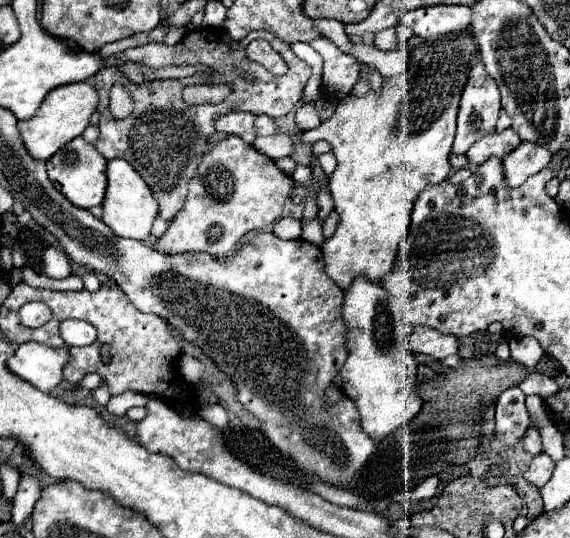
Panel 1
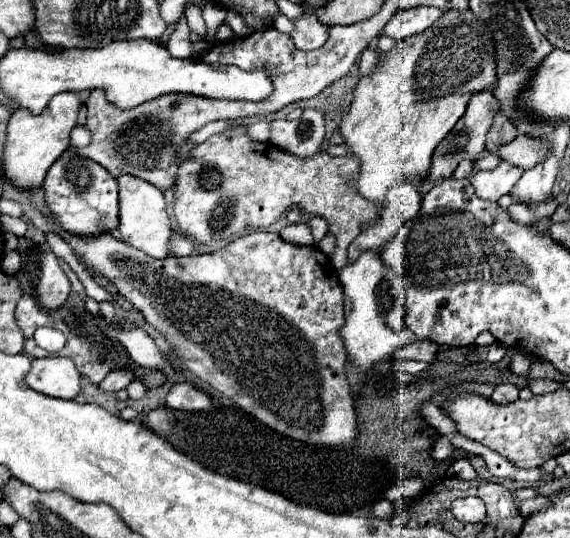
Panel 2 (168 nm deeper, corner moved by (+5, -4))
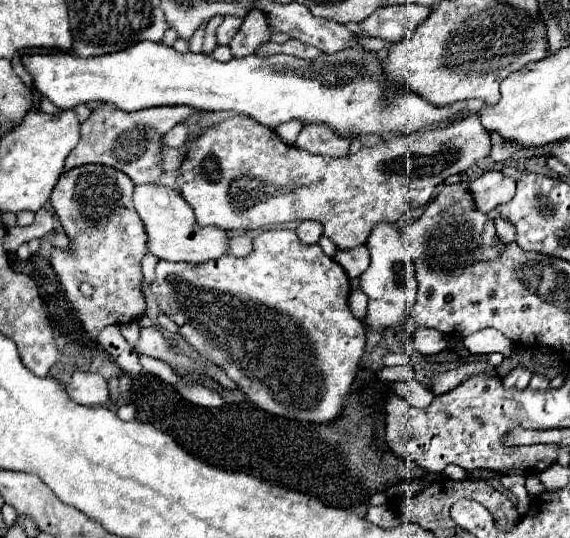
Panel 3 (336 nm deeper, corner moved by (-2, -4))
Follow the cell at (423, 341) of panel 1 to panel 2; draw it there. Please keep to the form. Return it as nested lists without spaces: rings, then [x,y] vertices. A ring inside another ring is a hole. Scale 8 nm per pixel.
[[[413,341],[409,345],[403,345],[397,351],[397,359],[401,359],[401,361],[415,359],[415,361],[433,363],[437,359],[437,351],[439,351],[437,343],[431,343],[431,341]]]

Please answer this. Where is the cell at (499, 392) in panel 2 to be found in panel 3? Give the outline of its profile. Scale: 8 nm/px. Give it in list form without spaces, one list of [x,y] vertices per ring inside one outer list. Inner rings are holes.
[[[516,367],[504,377],[504,387],[516,387],[516,389],[526,389],[532,379],[532,371],[526,367]]]

